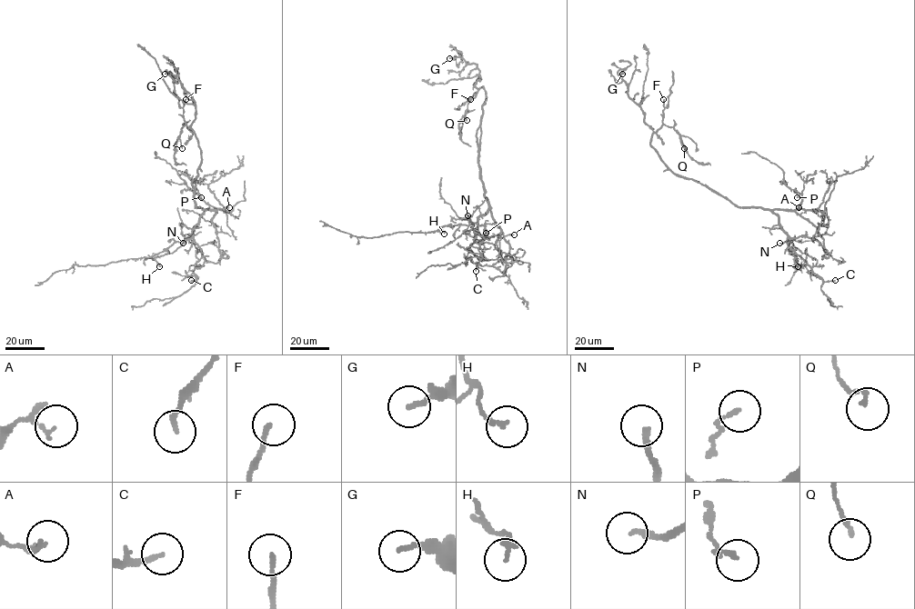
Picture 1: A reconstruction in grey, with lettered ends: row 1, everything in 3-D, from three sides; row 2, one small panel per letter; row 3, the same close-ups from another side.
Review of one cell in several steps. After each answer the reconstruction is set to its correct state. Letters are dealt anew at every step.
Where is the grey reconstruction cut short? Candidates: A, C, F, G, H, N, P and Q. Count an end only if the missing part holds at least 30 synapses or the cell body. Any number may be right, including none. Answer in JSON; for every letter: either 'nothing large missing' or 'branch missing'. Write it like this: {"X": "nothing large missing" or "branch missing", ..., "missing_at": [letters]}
{"A": "nothing large missing", "C": "nothing large missing", "F": "nothing large missing", "G": "nothing large missing", "H": "nothing large missing", "N": "branch missing", "P": "nothing large missing", "Q": "nothing large missing", "missing_at": ["N"]}

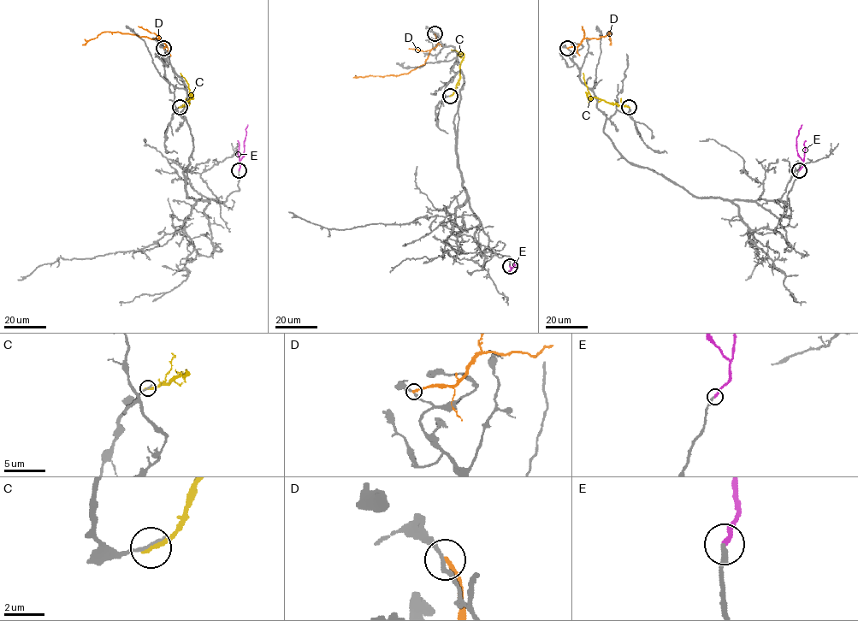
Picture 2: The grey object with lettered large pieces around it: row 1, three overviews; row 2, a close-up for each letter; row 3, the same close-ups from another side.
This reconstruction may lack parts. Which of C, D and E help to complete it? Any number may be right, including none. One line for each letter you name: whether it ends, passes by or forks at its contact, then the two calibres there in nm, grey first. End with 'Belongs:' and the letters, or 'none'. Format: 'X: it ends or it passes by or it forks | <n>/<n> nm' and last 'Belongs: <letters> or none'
E: it ends | 240/240 nm
Belongs: E

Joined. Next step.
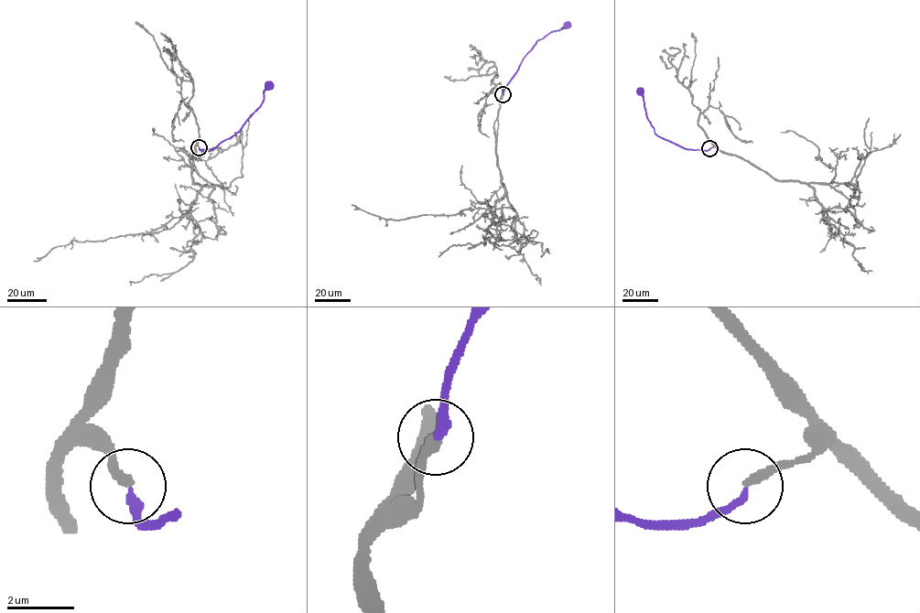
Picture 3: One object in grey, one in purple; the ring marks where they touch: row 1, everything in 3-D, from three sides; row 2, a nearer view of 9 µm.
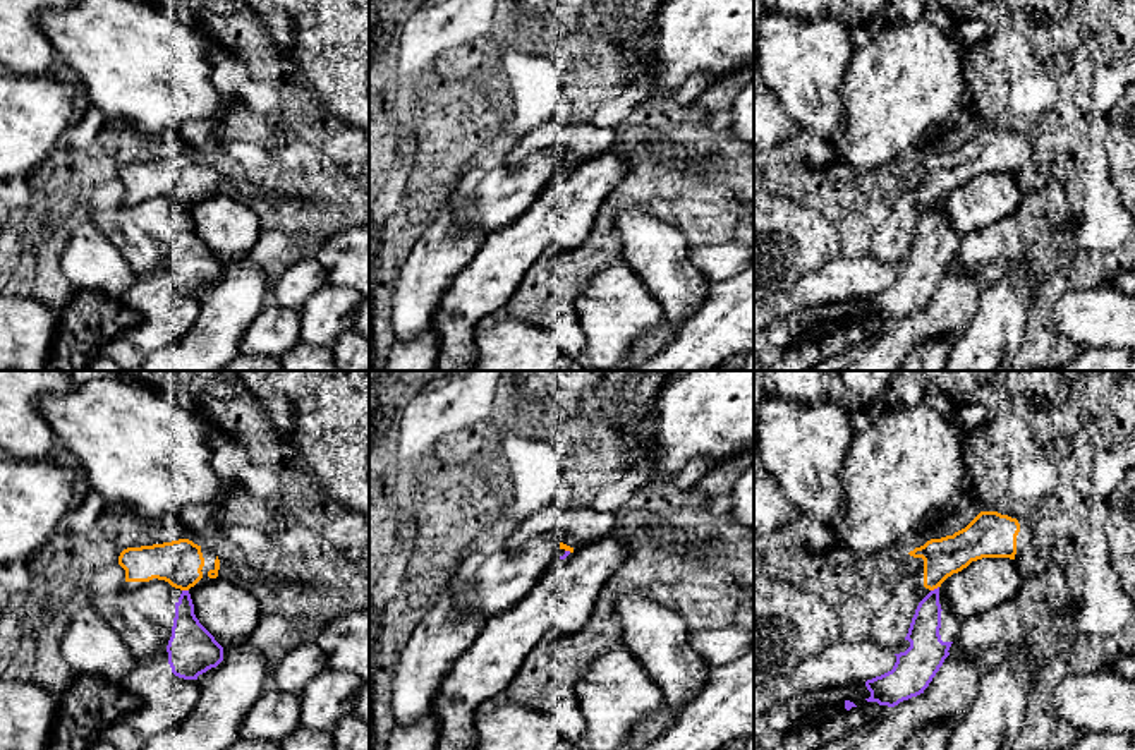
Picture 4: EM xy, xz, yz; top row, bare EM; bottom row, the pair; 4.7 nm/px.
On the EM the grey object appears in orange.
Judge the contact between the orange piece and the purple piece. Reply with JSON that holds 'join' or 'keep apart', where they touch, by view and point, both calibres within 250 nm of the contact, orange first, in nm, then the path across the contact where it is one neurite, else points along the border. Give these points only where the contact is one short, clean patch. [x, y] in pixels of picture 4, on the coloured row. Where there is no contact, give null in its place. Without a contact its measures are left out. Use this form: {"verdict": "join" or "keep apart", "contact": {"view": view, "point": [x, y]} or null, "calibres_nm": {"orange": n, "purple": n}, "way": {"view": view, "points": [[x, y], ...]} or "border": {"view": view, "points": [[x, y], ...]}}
{"verdict": "keep apart", "contact": {"view": "yz", "point": [934, 587]}, "calibres_nm": {"orange": 180, "purple": 150}}

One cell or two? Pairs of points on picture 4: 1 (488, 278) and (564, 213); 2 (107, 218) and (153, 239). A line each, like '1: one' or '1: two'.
1: one
2: one

